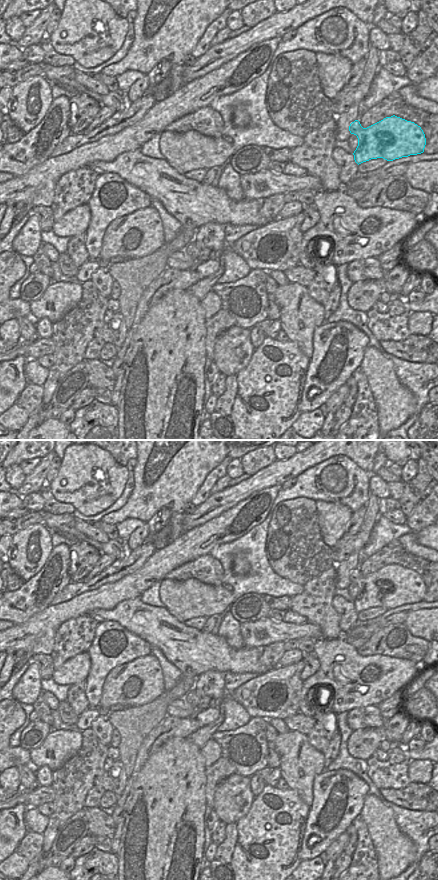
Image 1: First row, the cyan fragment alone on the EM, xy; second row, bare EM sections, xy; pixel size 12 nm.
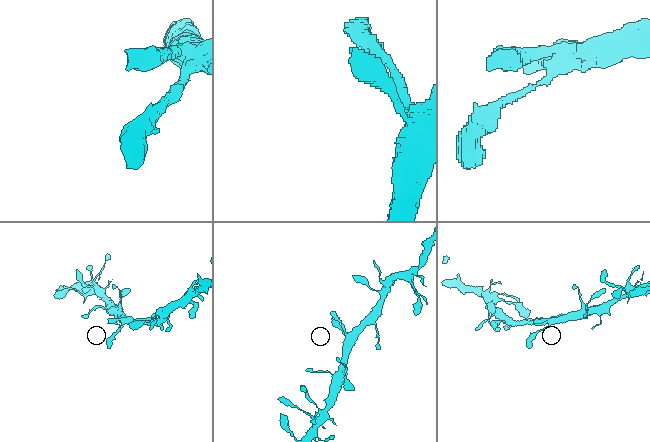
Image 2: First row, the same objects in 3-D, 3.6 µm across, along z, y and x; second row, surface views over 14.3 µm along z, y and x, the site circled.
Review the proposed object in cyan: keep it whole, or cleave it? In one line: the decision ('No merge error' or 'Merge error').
No merge error.

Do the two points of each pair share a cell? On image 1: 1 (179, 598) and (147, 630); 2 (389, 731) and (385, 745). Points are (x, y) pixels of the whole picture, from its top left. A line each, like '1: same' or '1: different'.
1: different
2: different

